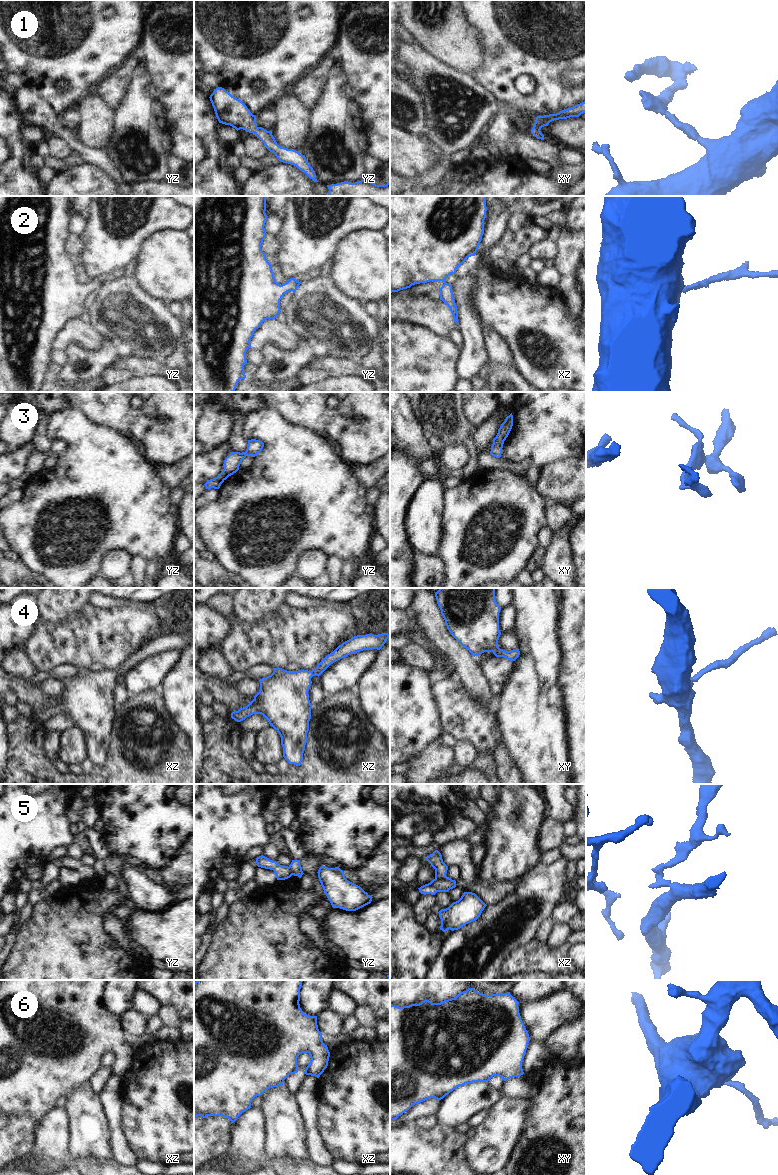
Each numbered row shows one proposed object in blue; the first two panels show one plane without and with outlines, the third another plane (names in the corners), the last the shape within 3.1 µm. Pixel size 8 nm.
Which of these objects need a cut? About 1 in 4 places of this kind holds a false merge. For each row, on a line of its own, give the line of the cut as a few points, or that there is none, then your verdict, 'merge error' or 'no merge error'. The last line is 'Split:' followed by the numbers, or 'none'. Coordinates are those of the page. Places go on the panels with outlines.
1: no cut | no merge error
2: no cut | no merge error
3: no cut | no merge error
4: no cut | no merge error
5: xz (446, 876), (435, 879) | merge error
6: no cut | no merge error
Split: 5

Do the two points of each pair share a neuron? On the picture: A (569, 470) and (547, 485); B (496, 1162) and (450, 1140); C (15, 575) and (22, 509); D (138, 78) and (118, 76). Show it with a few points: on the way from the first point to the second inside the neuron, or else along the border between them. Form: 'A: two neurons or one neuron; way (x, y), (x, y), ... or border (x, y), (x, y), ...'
A: one neuron; way (564, 475), (558, 481), (552, 483)
B: two neurons; border (465, 1134), (464, 1156), (469, 1164)
C: two neurons; border (23, 562), (33, 572), (37, 572), (42, 576)
D: two neurons; border (139, 64), (135, 68), (125, 93), (121, 98)

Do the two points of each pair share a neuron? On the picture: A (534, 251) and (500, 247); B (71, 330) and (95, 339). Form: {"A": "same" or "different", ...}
{"A": "different", "B": "same"}

